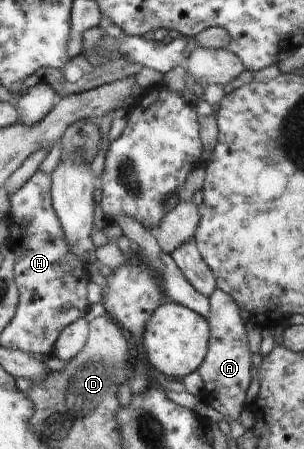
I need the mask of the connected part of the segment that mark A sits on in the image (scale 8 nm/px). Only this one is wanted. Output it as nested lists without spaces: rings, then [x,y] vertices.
[[[216,289],[209,295],[210,313],[205,317],[211,327],[210,349],[207,351],[206,360],[200,366],[198,373],[201,375],[205,388],[200,394],[203,402],[216,409],[226,422],[238,419],[254,391],[252,377],[250,377],[252,351],[247,340],[245,322],[240,315],[240,307],[231,295]]]

